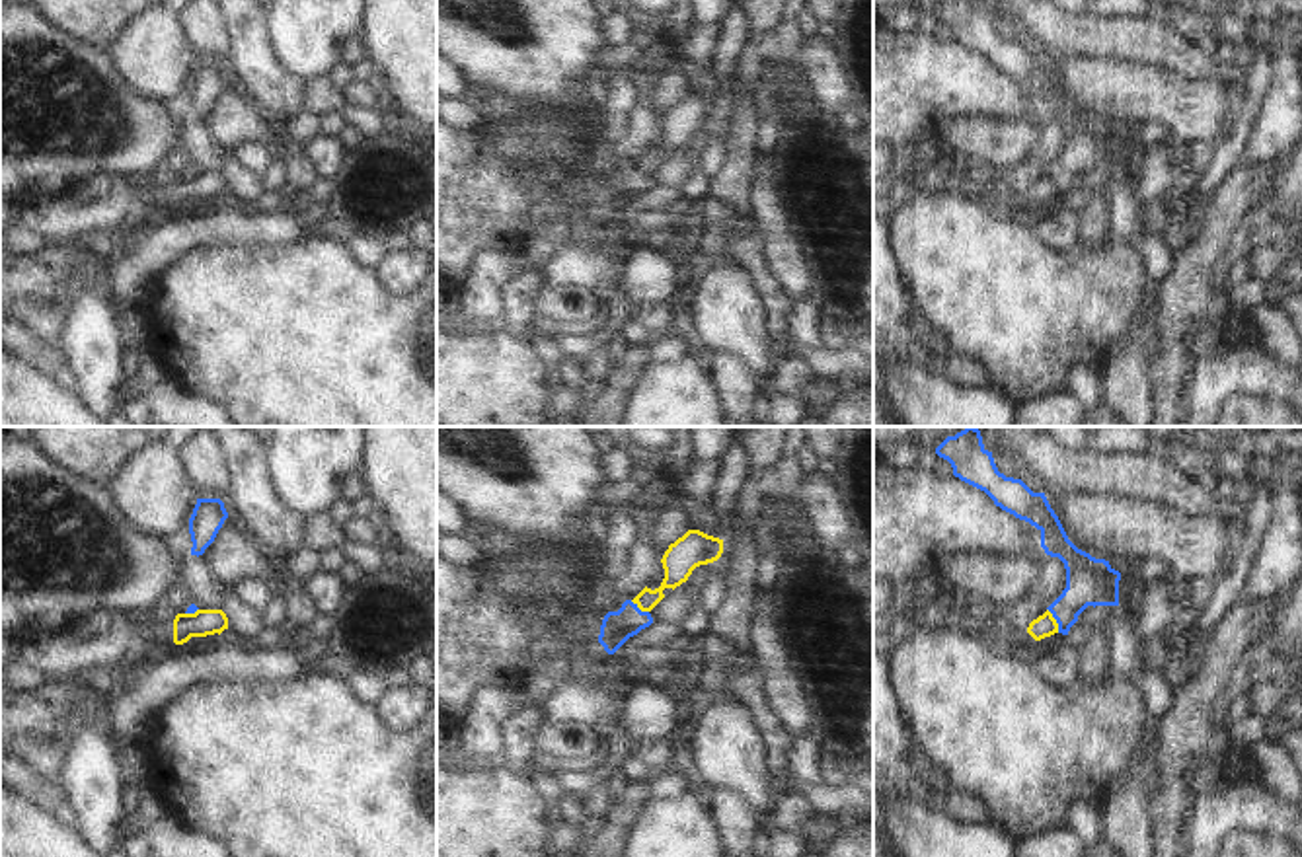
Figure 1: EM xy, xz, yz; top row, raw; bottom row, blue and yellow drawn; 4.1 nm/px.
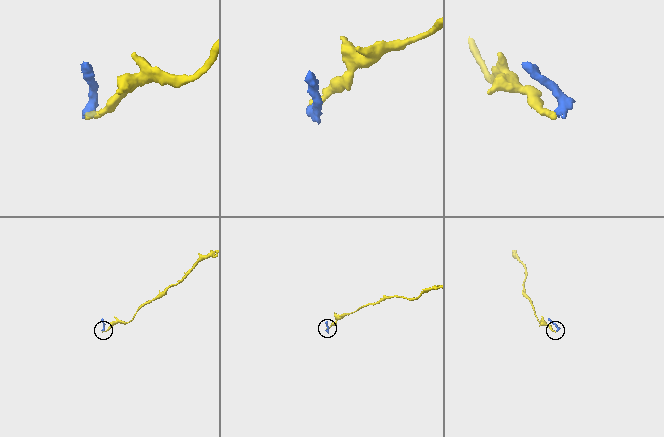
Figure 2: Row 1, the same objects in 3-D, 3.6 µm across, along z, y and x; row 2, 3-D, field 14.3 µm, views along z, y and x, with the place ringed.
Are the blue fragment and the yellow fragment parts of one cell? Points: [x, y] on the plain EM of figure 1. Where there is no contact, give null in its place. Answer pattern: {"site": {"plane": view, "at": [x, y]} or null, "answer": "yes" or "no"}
{"site": {"plane": "yz", "at": [1055, 182]}, "answer": "no"}

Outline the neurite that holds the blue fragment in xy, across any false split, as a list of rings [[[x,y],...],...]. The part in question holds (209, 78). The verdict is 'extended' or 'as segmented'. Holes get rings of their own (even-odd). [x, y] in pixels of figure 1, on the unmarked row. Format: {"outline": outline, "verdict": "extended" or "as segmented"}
{"outline": [[[197,62],[189,82],[189,97],[193,105],[191,119],[199,121],[205,117],[205,113],[214,105],[226,82],[228,76],[220,62]]], "verdict": "as segmented"}

